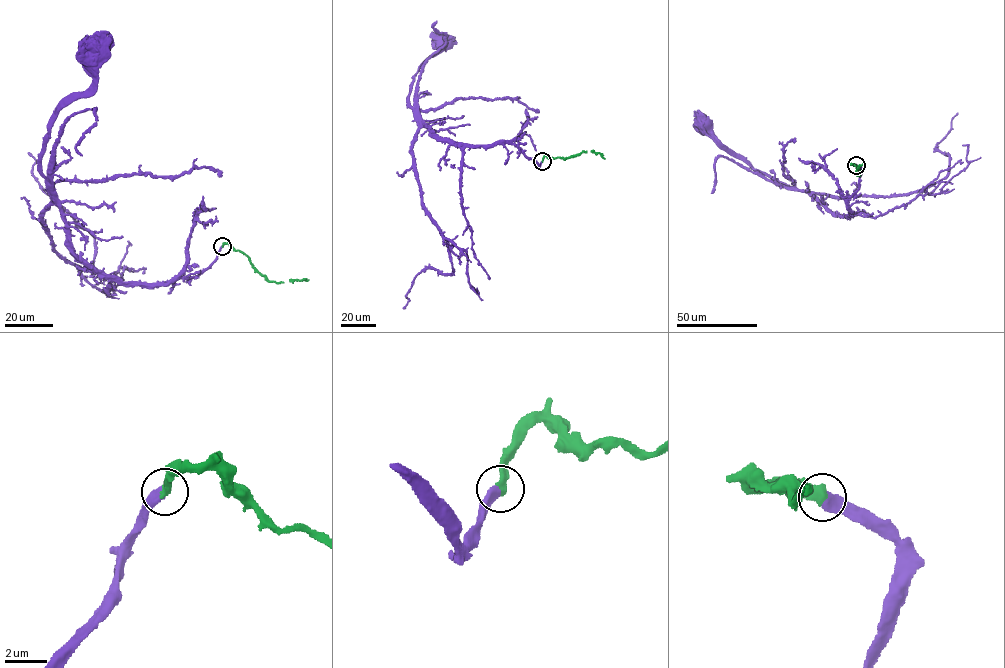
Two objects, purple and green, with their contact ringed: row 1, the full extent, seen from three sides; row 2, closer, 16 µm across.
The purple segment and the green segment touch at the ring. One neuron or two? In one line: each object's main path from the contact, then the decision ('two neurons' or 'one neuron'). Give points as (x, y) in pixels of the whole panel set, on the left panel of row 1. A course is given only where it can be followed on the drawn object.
purple via (222, 246), (200, 273), (145, 285), (106, 277), (73, 251), (41, 158), (60, 108), (92, 83), (91, 46) | green via (222, 246), (229, 243), (244, 253), (269, 281), (309, 279) | one neuron

